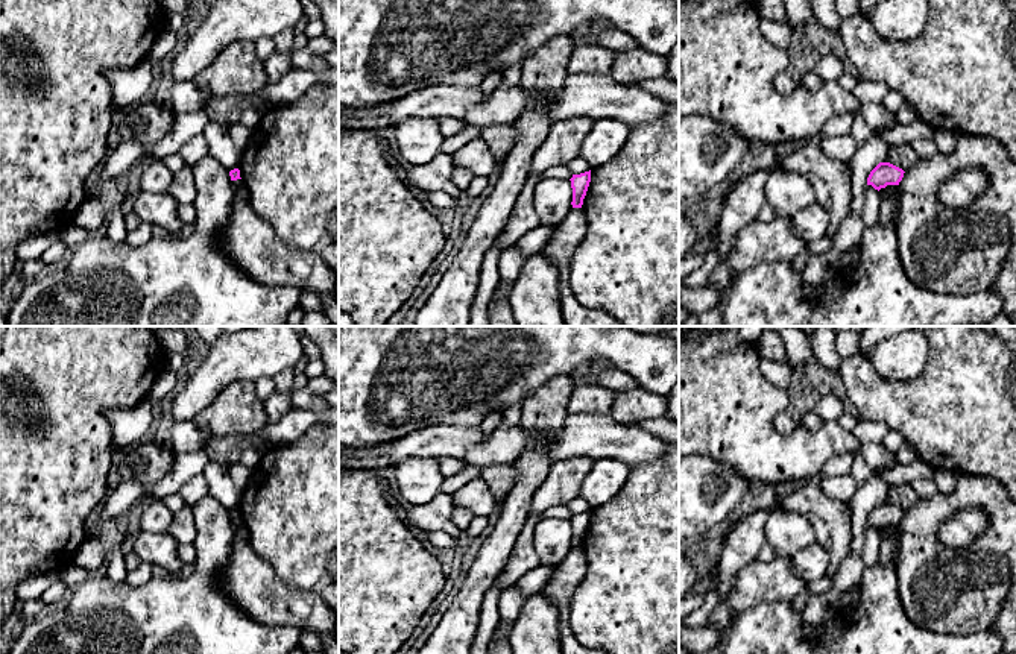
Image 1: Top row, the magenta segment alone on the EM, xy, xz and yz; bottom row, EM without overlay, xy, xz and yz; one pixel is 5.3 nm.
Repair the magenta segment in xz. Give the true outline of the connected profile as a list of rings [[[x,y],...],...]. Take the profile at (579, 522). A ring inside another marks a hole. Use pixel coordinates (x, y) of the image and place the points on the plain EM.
[[[591,510],[580,513],[580,514],[573,514],[571,520],[571,528],[573,528],[573,548],[582,548],[583,539],[586,536],[589,522],[591,522]]]

